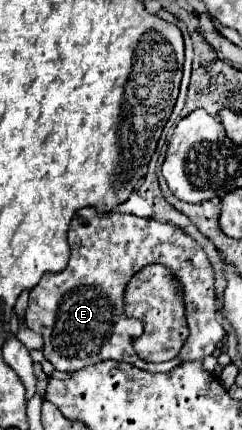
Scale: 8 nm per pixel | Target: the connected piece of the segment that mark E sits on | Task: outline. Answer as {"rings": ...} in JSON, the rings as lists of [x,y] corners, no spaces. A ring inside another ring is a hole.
{"rings":[[[82,208],[70,222],[68,244],[68,266],[62,272],[46,272],[38,286],[32,288],[26,308],[26,326],[44,338],[44,358],[50,360],[58,372],[74,372],[108,358],[130,362],[150,372],[168,372],[180,362],[202,360],[212,354],[216,344],[224,338],[226,332],[216,320],[212,266],[200,246],[180,228],[134,214],[98,214],[96,208]],[[148,264],[170,268],[182,284],[190,330],[180,354],[162,364],[148,364],[136,356],[130,339],[141,336],[144,328],[140,320],[126,316],[123,309],[126,280]]]}

